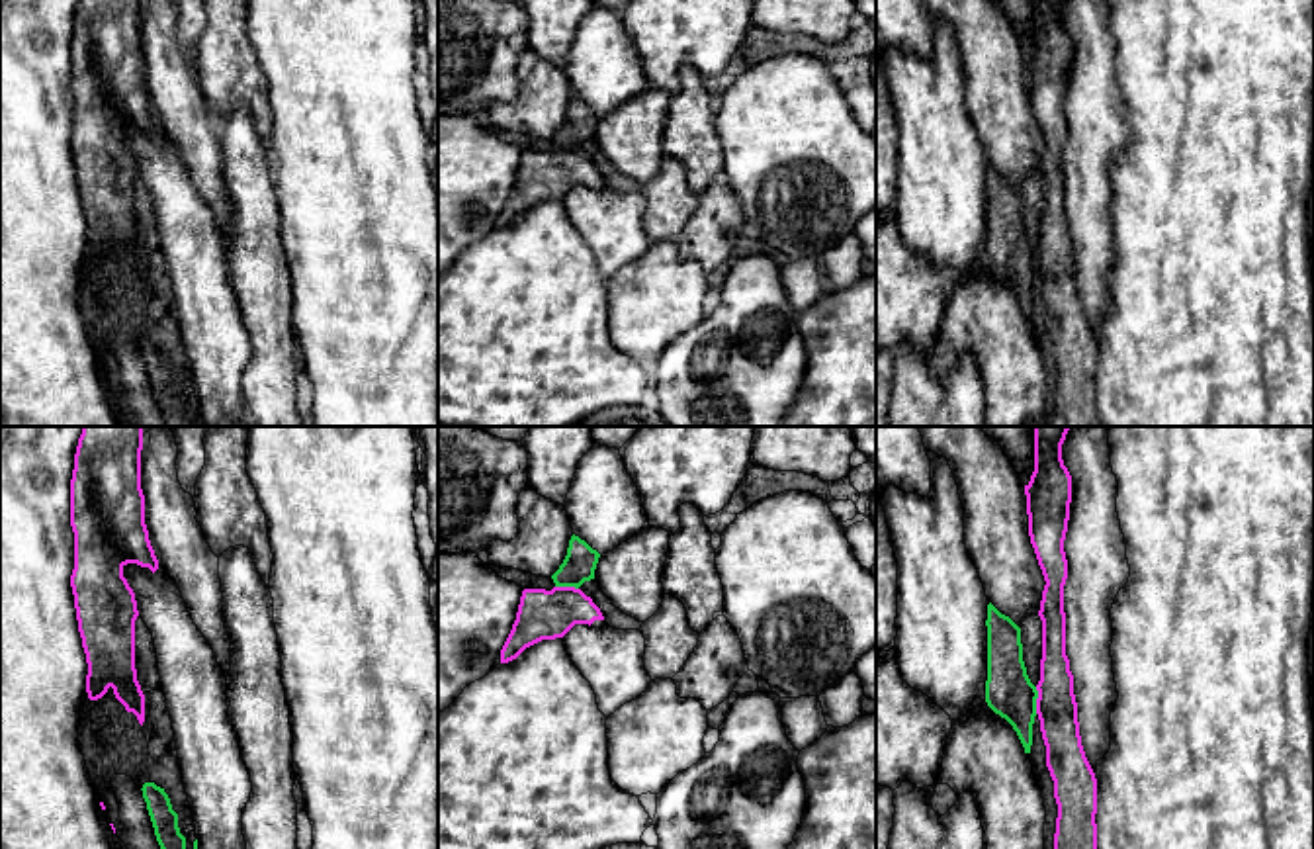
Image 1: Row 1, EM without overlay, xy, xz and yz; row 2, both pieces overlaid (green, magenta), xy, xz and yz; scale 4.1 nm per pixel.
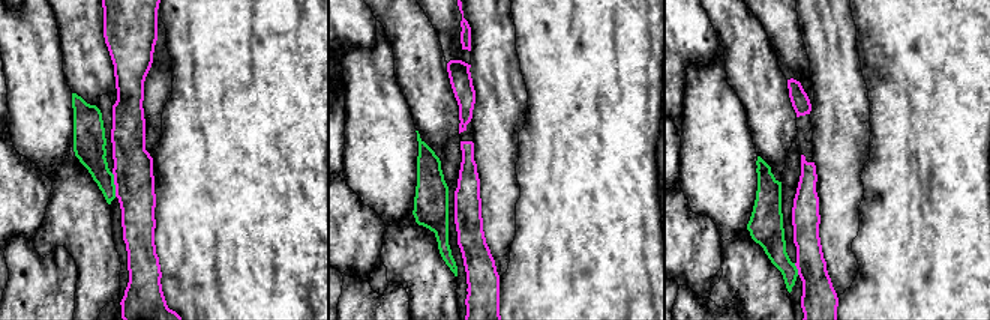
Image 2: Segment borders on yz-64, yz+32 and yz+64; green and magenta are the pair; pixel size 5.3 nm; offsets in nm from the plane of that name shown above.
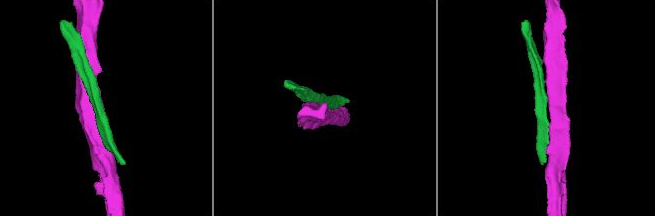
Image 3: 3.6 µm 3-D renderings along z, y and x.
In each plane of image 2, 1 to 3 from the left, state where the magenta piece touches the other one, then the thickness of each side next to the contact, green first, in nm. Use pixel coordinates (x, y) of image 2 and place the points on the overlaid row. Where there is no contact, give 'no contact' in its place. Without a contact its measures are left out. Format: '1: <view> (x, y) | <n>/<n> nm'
1: yz-64 (114, 185) | 170/220 nm
2: no contact
3: yz+64 (797, 269) | 160/200 nm

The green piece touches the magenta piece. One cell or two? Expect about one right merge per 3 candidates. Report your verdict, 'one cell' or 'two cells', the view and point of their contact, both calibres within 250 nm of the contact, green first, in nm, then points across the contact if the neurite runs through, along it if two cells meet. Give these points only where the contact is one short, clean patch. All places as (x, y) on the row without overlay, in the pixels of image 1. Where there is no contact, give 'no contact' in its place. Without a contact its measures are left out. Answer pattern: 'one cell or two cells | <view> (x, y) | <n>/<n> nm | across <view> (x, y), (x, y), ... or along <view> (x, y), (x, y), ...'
two cells | yz (1035, 263) | 200/170 nm

